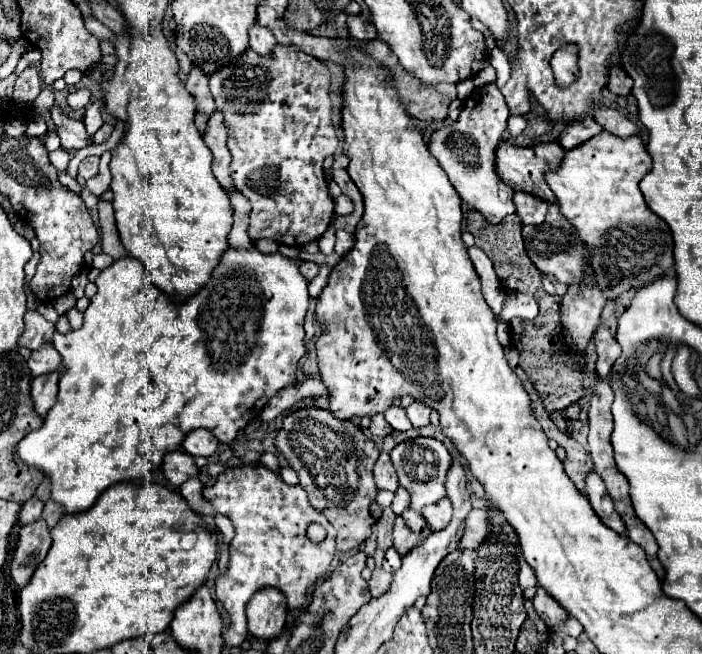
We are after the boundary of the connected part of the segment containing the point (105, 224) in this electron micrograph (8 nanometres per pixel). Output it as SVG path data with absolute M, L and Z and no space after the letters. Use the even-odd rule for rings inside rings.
M100 201L98 203L98 213L100 213L100 237L102 237L102 251L106 255L110 255L112 259L120 259L126 255L118 231L116 231L116 223L114 223L114 209L112 203L108 201Z

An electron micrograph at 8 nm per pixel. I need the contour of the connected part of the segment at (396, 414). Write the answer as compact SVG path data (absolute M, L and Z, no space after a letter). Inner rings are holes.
M396 405L388 407L388 409L384 411L384 417L386 417L386 421L390 423L390 427L392 427L394 431L408 431L408 429L412 429L412 423L408 421L406 411L404 411L402 407L396 407Z

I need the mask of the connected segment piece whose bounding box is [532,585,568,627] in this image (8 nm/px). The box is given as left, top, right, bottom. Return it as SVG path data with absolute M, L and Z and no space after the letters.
M540 585L536 587L536 597L534 597L534 609L536 613L542 617L542 621L548 625L548 627L554 627L554 625L560 625L568 619L568 613L566 609L548 595L546 589L542 589Z

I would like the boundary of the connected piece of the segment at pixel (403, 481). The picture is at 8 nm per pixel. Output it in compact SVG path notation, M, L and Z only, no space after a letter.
M416 437L416 439L408 439L400 445L396 445L390 453L392 457L392 463L398 471L398 479L400 479L400 485L404 489L408 489L408 493L412 495L412 507L414 509L422 509L430 503L436 503L438 499L446 497L446 489L444 489L444 479L446 479L446 473L450 469L450 453L448 449L444 447L442 441L438 439L430 439L430 437Z

